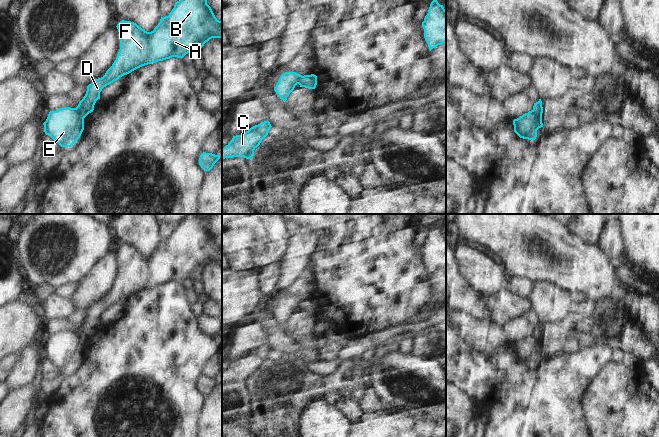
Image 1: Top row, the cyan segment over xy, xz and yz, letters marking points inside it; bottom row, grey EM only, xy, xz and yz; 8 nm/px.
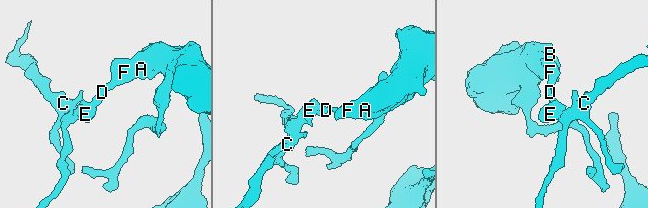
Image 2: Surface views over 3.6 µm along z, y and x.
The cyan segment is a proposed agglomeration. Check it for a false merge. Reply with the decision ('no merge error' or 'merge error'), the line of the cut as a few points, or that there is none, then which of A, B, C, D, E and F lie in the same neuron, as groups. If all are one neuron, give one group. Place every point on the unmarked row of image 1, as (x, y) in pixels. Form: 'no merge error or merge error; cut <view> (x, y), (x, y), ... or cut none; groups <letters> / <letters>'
merge error; cut xy (74, 332), (83, 343); groups A B D F / C E

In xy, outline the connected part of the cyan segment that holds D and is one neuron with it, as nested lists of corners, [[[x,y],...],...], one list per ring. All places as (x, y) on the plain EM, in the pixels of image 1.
[[[191,214],[177,225],[169,239],[161,241],[160,246],[151,256],[145,255],[131,245],[122,244],[116,251],[120,260],[120,274],[105,299],[87,310],[85,320],[75,332],[82,343],[93,336],[102,313],[120,301],[148,288],[172,281],[183,282],[188,277],[200,277],[201,272],[210,263],[222,262],[222,245],[215,241],[211,231],[207,228],[206,220],[196,214]]]

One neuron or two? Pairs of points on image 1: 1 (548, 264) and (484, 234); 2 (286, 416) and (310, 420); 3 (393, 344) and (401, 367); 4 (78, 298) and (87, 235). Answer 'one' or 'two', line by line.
1: one
2: two
3: two
4: two

